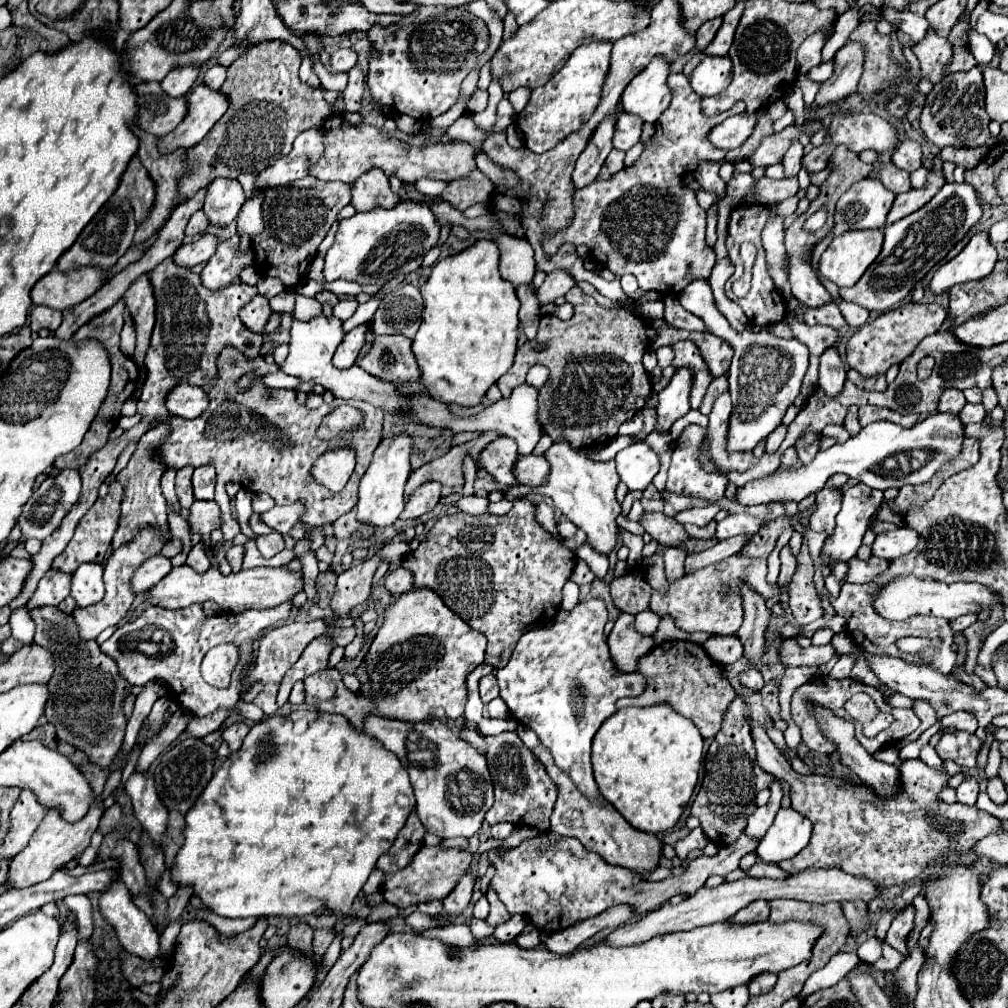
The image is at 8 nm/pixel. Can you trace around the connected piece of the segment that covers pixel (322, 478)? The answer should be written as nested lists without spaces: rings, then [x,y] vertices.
[[[334,449],[326,451],[314,461],[312,467],[312,479],[318,485],[328,487],[334,493],[340,493],[344,485],[348,483],[352,471],[356,465],[356,453],[354,449]]]

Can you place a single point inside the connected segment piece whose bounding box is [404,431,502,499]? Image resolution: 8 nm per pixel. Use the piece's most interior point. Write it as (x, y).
(447, 470)

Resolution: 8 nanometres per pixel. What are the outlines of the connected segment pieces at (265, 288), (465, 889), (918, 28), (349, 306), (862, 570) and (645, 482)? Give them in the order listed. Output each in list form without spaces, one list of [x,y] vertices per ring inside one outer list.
[[[262,277],[262,281],[260,281],[256,287],[258,287],[258,293],[264,295],[264,297],[268,297],[268,299],[284,291],[282,281],[276,279],[276,277]]]
[[[466,871],[458,879],[456,887],[452,889],[452,893],[444,899],[444,915],[456,917],[456,915],[460,915],[468,907],[470,897],[472,897],[472,889],[474,889],[474,883],[476,883],[476,877],[470,871]]]
[[[884,9],[884,19],[892,23],[896,29],[904,31],[912,37],[912,43],[918,43],[928,29],[928,21],[920,15],[914,15],[910,11],[896,11],[896,9]]]
[[[340,299],[336,305],[334,305],[334,315],[338,317],[338,319],[342,319],[342,321],[346,321],[346,319],[350,319],[352,315],[354,315],[354,311],[356,311],[356,307],[358,307],[358,301],[356,299]]]
[[[852,557],[852,561],[848,561],[848,573],[844,577],[846,583],[868,583],[874,577],[878,577],[880,573],[884,573],[888,567],[888,561],[878,559],[878,557],[870,557],[870,559],[858,559]]]
[[[634,443],[616,455],[616,469],[628,489],[644,491],[660,471],[660,457],[648,443]]]

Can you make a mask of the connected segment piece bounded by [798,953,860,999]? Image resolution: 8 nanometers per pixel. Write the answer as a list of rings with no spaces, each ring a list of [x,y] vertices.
[[[836,953],[830,961],[828,961],[828,965],[824,967],[824,969],[820,969],[820,971],[816,971],[814,975],[810,975],[808,979],[806,979],[806,983],[804,983],[804,989],[798,993],[798,997],[800,999],[806,999],[806,997],[810,997],[812,993],[816,993],[816,991],[820,991],[820,989],[824,989],[824,987],[828,987],[828,985],[834,985],[834,983],[838,983],[840,979],[844,979],[844,975],[854,967],[854,965],[858,965],[858,955],[854,955],[854,953]]]

